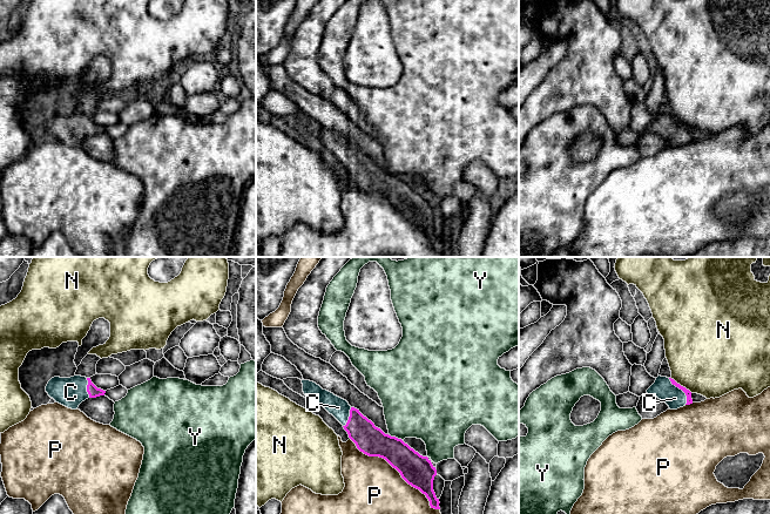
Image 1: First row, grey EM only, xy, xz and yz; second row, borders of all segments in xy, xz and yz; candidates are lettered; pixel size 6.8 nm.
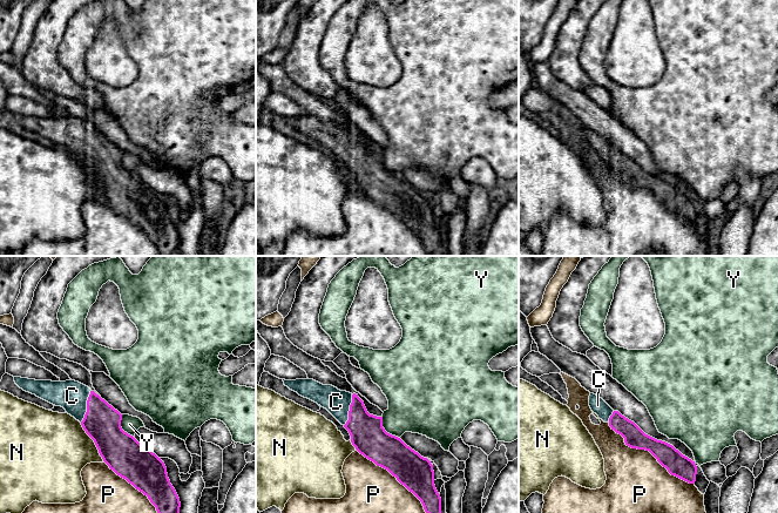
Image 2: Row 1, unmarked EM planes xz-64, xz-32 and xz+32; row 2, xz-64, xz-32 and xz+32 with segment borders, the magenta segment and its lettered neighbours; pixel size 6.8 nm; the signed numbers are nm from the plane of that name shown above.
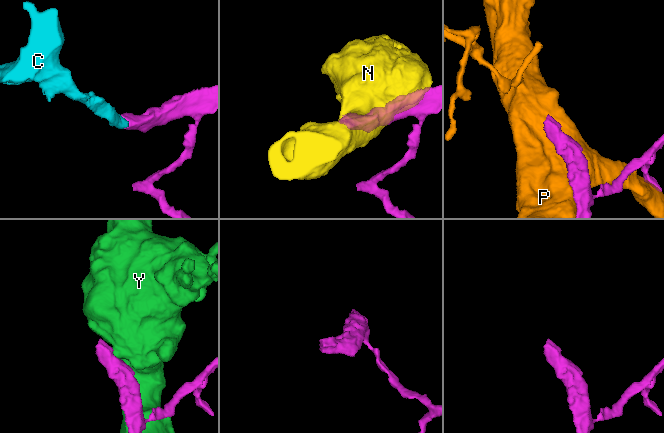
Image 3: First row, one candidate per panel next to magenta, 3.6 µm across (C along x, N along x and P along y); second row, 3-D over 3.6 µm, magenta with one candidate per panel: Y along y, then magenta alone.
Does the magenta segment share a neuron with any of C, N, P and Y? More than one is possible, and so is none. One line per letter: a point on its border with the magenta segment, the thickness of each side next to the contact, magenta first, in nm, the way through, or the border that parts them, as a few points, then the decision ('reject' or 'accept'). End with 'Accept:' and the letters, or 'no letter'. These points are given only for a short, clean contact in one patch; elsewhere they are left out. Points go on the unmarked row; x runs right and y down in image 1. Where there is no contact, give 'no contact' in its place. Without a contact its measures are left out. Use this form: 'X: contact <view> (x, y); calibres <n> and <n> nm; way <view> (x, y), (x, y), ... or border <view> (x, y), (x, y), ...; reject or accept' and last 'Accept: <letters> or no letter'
C: contact yz (681, 126); calibres 50 and 140 nm; way yz (688, 130), (681, 126), (675, 132), (675, 135); accept
N: contact yz (680, 122); calibres 50 and 480 nm; reject
P: contact xz (397, 207); calibres 220 and 460 nm; reject
Y: contact xz (394, 174); calibres 200 and 440 nm; reject
Accept: C

